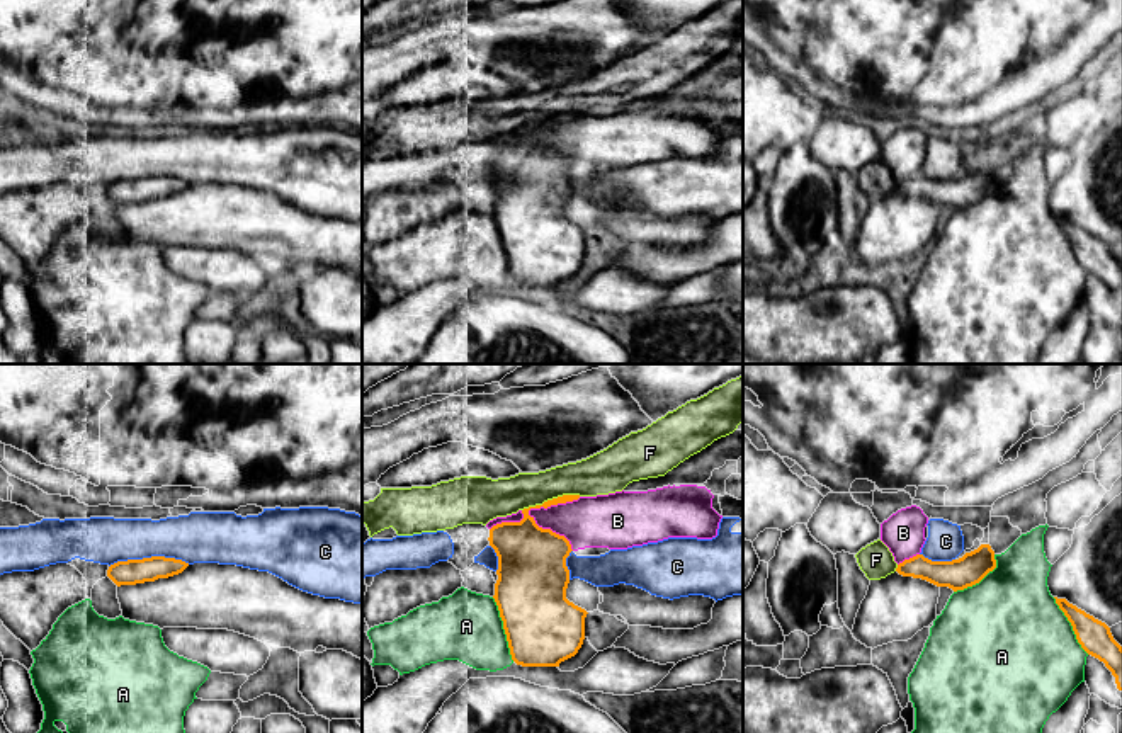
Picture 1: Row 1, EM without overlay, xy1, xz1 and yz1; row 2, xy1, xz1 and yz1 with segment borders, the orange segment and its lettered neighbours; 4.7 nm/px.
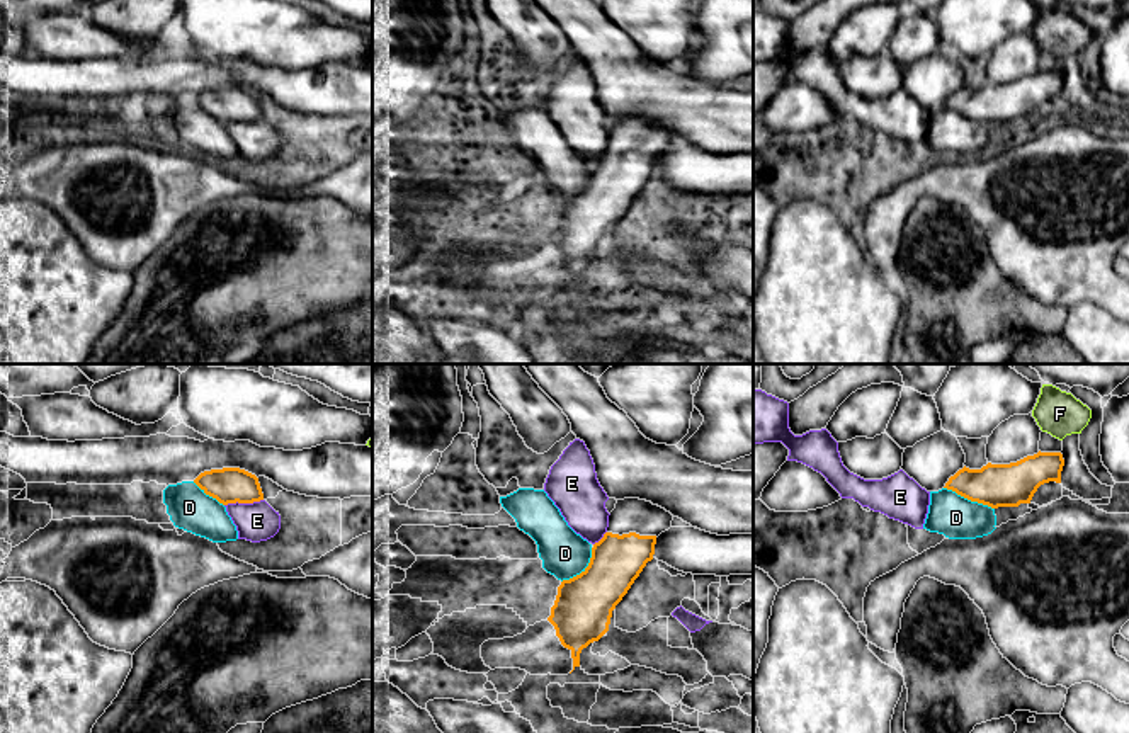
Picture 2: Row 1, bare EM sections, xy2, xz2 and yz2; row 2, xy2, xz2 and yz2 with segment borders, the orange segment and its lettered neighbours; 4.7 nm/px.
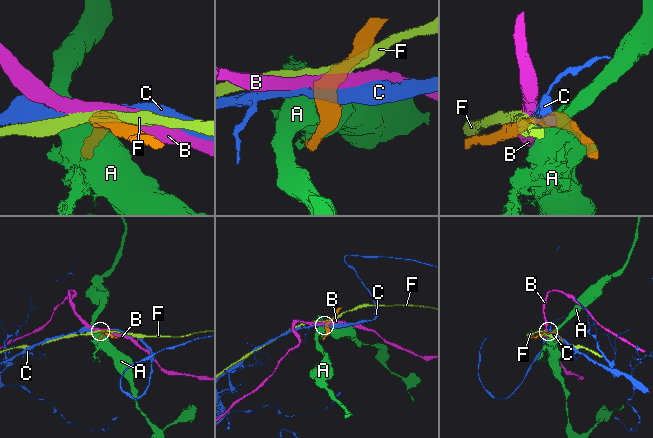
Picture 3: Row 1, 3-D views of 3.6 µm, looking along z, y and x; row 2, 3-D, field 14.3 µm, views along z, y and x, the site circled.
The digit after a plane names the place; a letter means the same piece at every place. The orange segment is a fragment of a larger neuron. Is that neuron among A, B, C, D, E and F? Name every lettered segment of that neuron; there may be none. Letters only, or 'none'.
none

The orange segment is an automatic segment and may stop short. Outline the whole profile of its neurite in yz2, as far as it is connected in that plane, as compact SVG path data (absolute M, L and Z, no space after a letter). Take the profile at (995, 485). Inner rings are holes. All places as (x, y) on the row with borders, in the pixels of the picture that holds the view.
M1039 451L1010 464L988 463L981 469L964 466L949 478L944 488L991 509L1018 507L1020 503L1030 503L1041 485L1061 483L1063 466L1061 452Z

